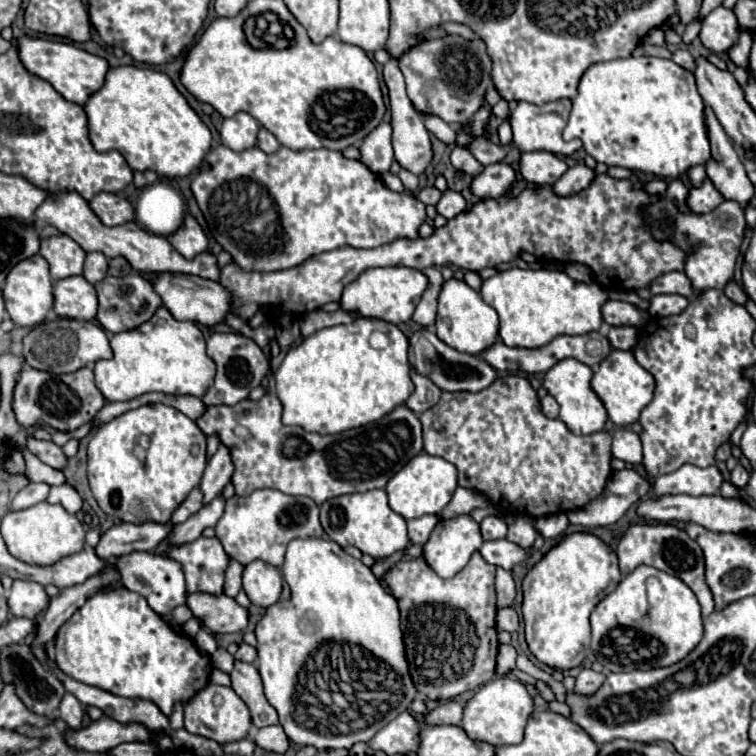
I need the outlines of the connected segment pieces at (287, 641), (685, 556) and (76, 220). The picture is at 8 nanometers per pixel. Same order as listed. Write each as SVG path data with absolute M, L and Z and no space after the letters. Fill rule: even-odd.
M303 537L303 539L293 539L293 541L291 541L291 543L289 543L289 545L287 545L287 555L285 555L285 561L283 561L283 565L281 565L281 571L283 571L283 577L285 577L285 581L287 581L287 583L289 583L289 587L291 587L291 599L289 599L289 601L279 601L279 603L275 603L275 605L271 605L271 607L269 607L269 609L267 609L267 613L265 613L265 617L263 617L263 619L261 619L261 621L259 621L259 623L257 623L257 627L255 627L255 635L257 635L257 651L259 651L259 659L257 659L257 669L259 669L259 673L261 673L261 679L263 679L263 687L265 687L265 697L267 697L267 701L269 701L269 703L271 703L271 705L273 705L273 707L275 707L275 709L277 709L277 713L279 713L279 723L281 723L281 727L283 727L283 729L285 729L285 735L287 735L287 737L289 737L289 739L291 739L291 741L295 741L295 743L297 743L297 745L313 745L313 747L317 747L317 749L325 749L325 747L333 747L333 749L351 749L351 747L353 747L353 745L355 745L355 743L359 743L359 741L369 741L369 739L371 739L371 737L373 737L373 735L375 735L375 733L377 733L377 731L379 731L379 729L383 729L383 727L385 727L385 725L387 725L387 723L389 723L389 721L393 721L393 719L395 719L395 717L397 717L397 715L399 715L399 713L403 713L403 711L407 711L407 709L409 709L409 705L411 705L411 701L413 701L413 699L415 699L415 693L417 693L417 689L415 689L415 685L413 685L413 681L411 681L411 677L409 677L409 665L407 665L407 659L405 659L405 647L403 647L403 635L401 635L401 629L399 629L399 607L397 607L397 601L395 601L395 597L391 597L391 595L389 595L389 593L387 593L387 591L385 591L385 589L383 589L383 587L381 587L381 581L379 581L379 579L377 579L377 577L375 577L375 575L373 575L373 571L371 571L371 569L369 569L369 567L367 567L367 565L363 565L363 563L361 563L361 561L359 561L359 559L355 559L355 557L351 557L351 555L349 555L349 553L345 553L345 549L343 549L343 547L341 547L341 545L339 545L339 543L335 543L335 541L331 541L331 539L323 539L323 537ZM323 641L347 641L347 643L349 643L349 651L351 651L351 649L353 649L353 645L363 645L363 649L367 649L367 651L369 651L369 653L371 653L371 655L373 655L373 657L375 657L375 659L379 659L379 661L383 661L383 665L387 665L387 669L391 669L391 673L395 673L395 677L363 677L363 683L365 683L365 687L367 687L367 689L365 689L365 691L355 691L355 689L353 689L353 691L347 691L347 689L339 689L339 685L341 685L341 679L339 679L339 677L341 677L341 673L349 673L349 671L347 671L347 657L345 657L345 647L347 647L347 643L323 643ZM317 655L319 655L319 657L321 657L321 655L327 655L327 657L321 657L321 659L325 659L325 661L327 661L327 663L323 663L323 667L321 667L321 665L319 665L319 663L317 663L317 661L315 661L315 659L313 659L313 657L317 657Z
M639 523L631 525L623 539L617 545L617 557L619 557L619 569L623 575L631 573L639 565L651 565L659 571L665 571L673 577L679 577L685 581L691 591L697 595L703 617L711 615L715 609L711 589L705 583L705 561L703 561L703 551L699 549L697 541L693 541L683 529L675 525L665 525L665 523Z
M75 191L47 193L43 205L37 207L35 217L37 217L37 221L47 223L47 225L59 229L61 233L73 237L87 253L101 251L107 259L123 255L135 271L141 271L141 273L169 273L169 271L171 273L191 273L191 275L199 275L203 279L219 281L219 267L217 267L217 261L213 255L201 253L199 257L189 261L171 247L167 237L153 235L153 233L141 229L135 221L129 221L129 223L123 223L117 227L107 227L93 213L89 203L83 197L79 197L79 193L75 193Z

